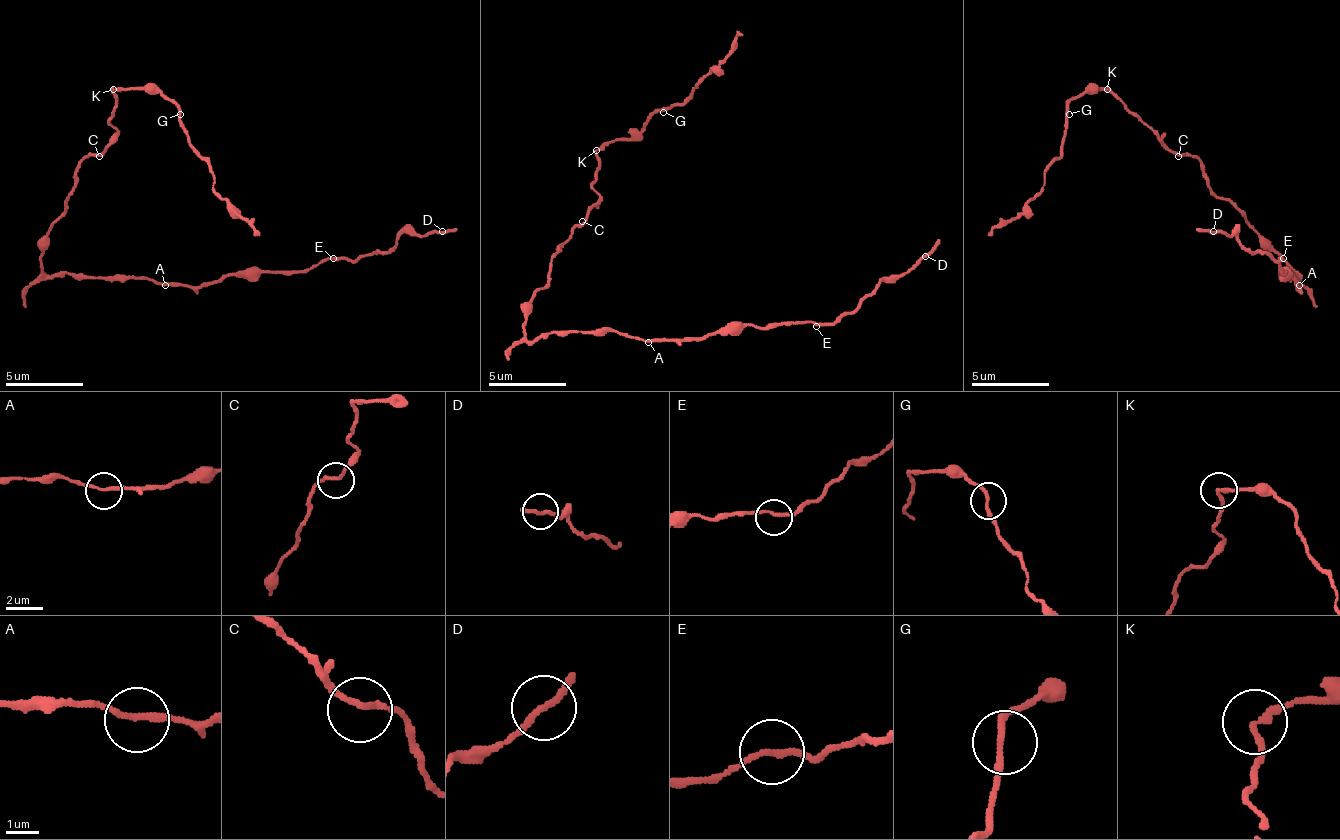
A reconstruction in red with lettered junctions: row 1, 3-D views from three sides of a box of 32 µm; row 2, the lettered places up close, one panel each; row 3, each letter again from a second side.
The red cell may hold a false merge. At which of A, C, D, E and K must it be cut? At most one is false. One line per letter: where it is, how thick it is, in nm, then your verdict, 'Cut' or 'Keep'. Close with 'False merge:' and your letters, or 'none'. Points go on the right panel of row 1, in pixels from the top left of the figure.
A: Place: (1299, 285). Thickness 200 nm. Keep
C: Place: (1178, 156). Thickness 180 nm. Keep
D: Place: (1213, 231). Thickness 190 nm. Keep
E: Place: (1283, 258). Thickness 180 nm. Keep
K: Place: (1107, 89). Thickness 200 nm. Cut
False merge: K

